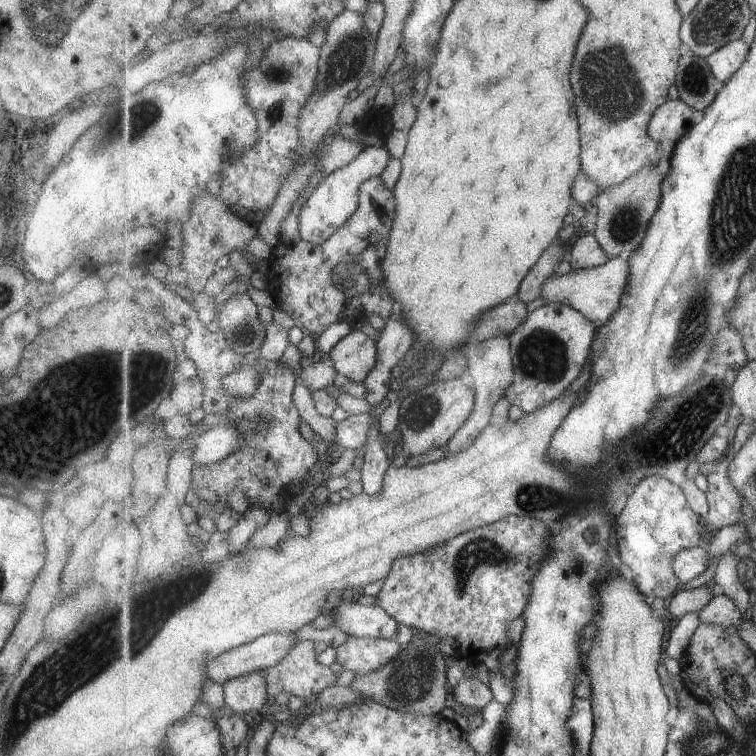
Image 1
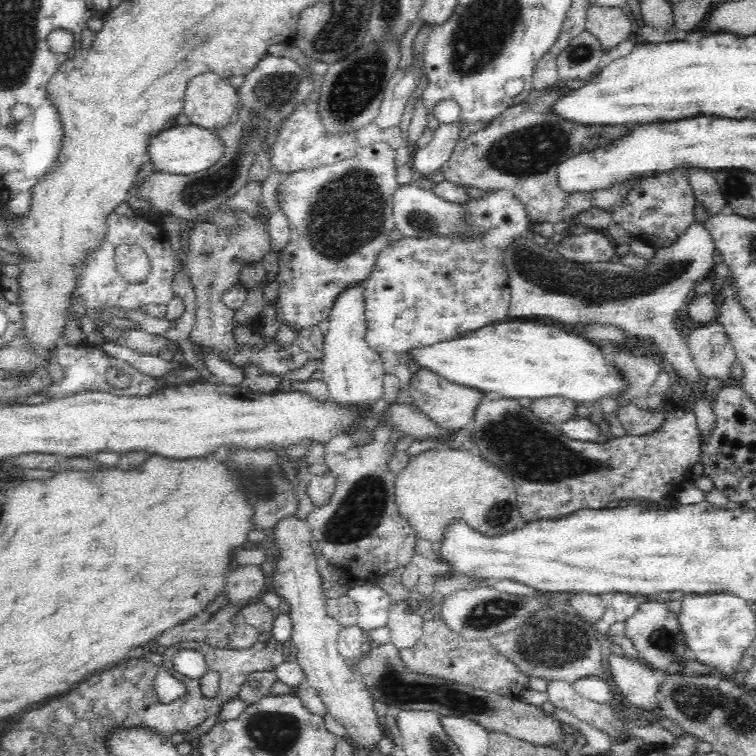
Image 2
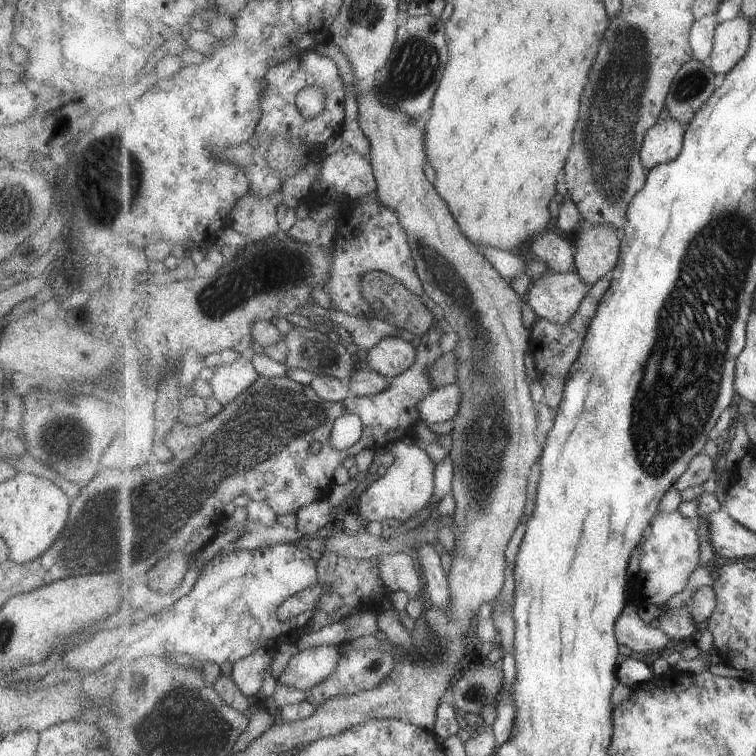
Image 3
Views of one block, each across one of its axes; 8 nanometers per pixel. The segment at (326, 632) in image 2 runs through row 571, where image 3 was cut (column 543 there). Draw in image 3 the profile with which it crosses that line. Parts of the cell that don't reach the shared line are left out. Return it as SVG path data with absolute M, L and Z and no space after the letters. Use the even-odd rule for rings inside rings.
M547 270L533 280L527 302L537 317L564 325L579 310L591 288L576 270L569 273Z

